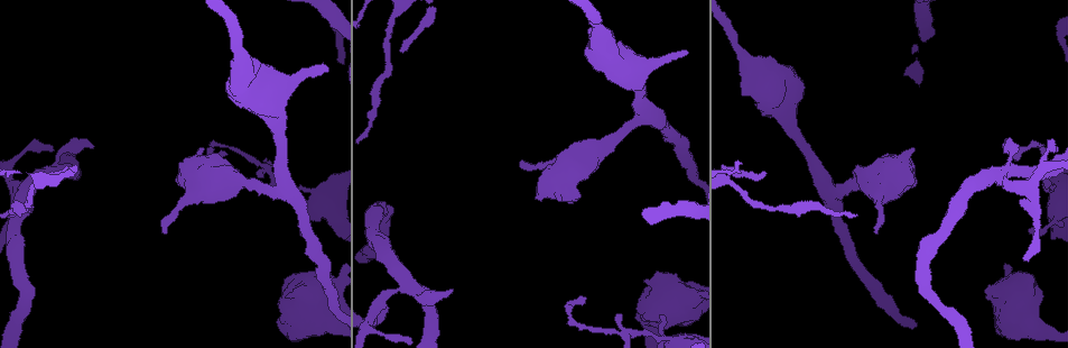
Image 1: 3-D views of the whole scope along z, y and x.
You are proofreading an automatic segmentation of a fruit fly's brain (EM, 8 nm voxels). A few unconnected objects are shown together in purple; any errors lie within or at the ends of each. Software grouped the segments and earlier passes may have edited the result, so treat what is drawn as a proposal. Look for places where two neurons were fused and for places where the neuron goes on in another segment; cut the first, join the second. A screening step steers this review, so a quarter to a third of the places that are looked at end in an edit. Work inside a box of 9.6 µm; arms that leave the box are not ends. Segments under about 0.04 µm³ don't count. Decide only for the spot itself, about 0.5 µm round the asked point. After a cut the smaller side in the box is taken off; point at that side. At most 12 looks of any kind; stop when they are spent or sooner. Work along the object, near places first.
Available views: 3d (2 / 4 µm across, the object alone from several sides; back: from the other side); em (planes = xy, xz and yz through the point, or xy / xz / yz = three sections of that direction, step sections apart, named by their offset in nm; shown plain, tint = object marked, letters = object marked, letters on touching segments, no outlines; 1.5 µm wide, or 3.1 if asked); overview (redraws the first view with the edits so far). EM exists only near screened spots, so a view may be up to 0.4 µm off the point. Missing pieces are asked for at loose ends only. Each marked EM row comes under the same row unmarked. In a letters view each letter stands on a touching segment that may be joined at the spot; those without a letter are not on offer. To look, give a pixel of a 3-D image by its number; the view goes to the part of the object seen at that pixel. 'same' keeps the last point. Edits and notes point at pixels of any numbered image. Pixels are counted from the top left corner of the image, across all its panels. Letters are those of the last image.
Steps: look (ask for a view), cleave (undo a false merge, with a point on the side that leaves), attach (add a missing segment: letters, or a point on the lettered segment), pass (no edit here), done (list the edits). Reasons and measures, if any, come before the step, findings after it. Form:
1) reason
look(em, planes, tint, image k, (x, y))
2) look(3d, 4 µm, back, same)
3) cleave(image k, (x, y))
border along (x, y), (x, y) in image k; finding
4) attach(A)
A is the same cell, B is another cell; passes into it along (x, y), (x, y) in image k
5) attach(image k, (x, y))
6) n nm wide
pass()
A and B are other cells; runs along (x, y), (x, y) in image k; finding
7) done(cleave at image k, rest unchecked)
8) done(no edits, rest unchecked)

tapers out
look(3d, 4 µm, image 1, (876, 233))

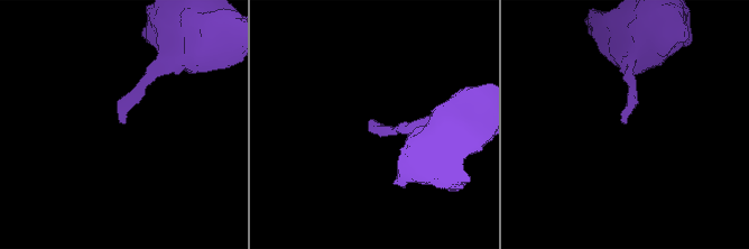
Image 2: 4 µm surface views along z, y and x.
look(em, xz, step 4, tint, image 2, (626, 123))

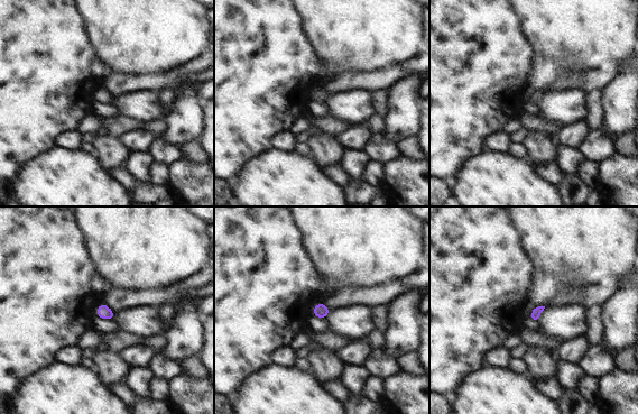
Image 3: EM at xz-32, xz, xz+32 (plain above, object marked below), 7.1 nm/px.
look(em, yz, step 8, letters, same)

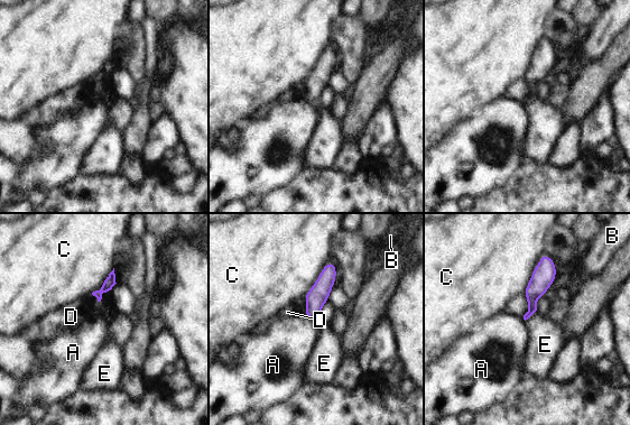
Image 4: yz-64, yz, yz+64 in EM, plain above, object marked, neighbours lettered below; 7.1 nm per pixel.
pass()
A, B, C, D and E are other cells; border along (536, 310), (525, 320) in image 4; no lettered segment goes on from it

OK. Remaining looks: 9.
free end
look(3d, 4 µm, image 1, (399, 50))

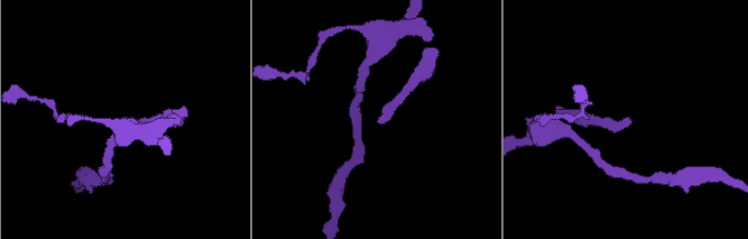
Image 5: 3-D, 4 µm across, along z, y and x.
look(em, planes, letters, image 5, (381, 122))

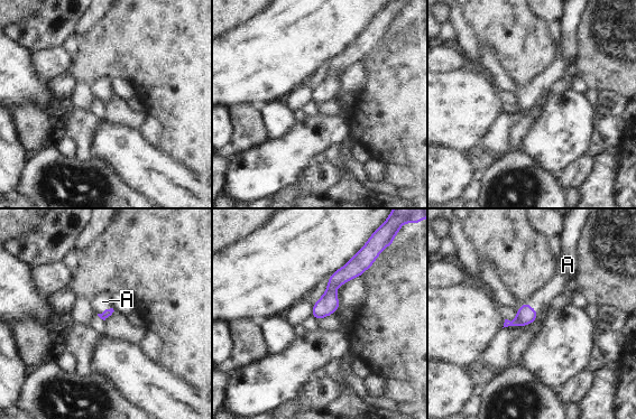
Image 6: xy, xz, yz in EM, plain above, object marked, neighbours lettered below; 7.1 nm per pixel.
A touches over 120 nm
attach(A)
A is the same cell; passes into it along (107, 313), (104, 310), (102, 301) in image 6; the neuron continues

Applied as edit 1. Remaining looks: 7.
look(overview)

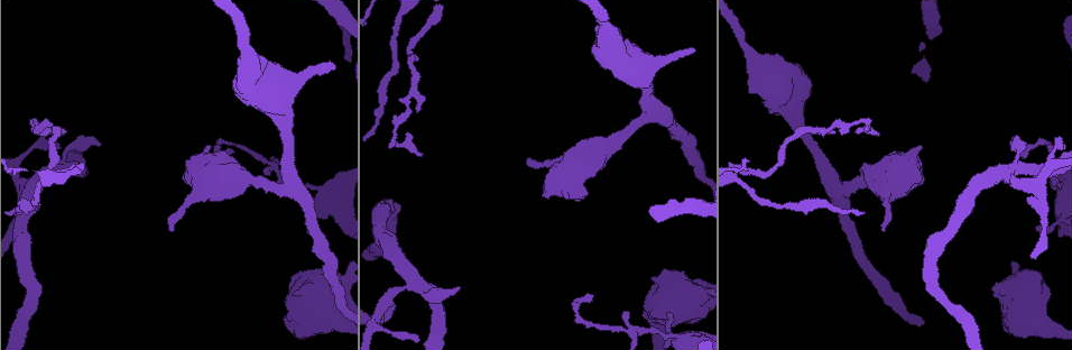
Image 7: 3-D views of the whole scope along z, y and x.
free end
look(em, xz, step 4, tint, image 7, (100, 142))

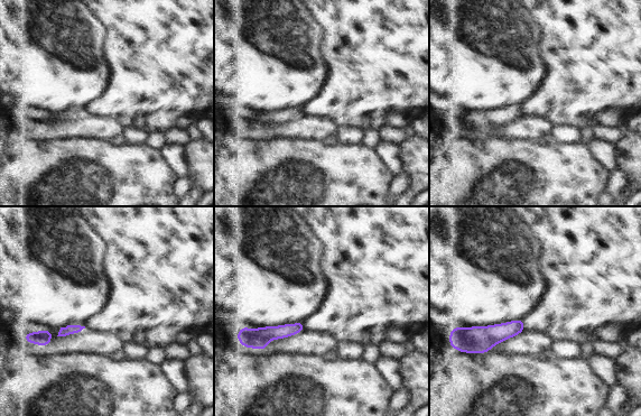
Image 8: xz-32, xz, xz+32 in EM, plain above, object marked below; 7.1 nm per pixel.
look(em, planes, letters, same)

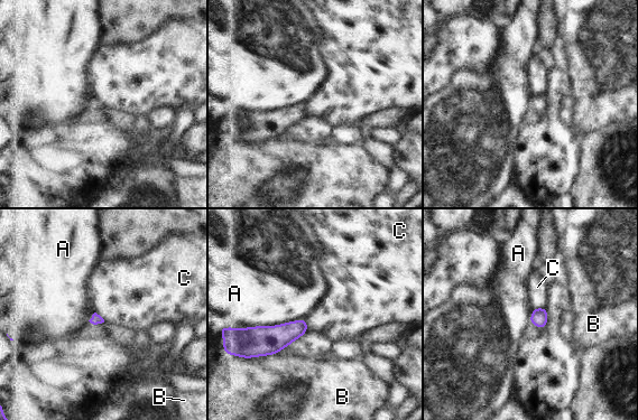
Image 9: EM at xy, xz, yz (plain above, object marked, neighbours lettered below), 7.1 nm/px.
pass()
A, B and C are other cells; border along (545, 306), (533, 309) in image 9; none of them fits

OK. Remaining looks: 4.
an open end
look(em, planes, letters, image 7, (920, 179))

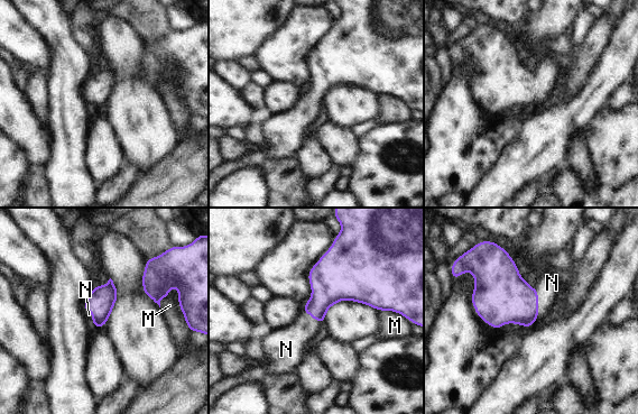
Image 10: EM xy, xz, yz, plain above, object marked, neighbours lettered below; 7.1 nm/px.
N touches over 260 nm
attach(N)
N is the same cell, M is another cell; the neuron continues

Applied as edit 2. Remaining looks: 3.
branch stops here
look(3d, 4 µm, image 7, (1038, 227))

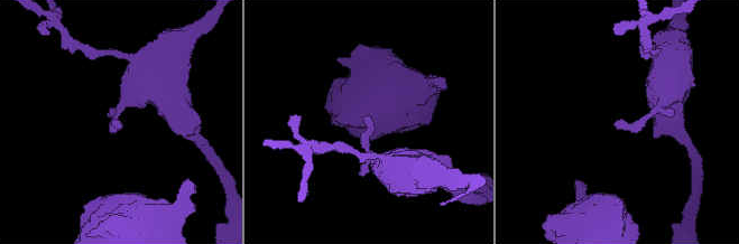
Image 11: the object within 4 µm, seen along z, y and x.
now the EM
look(em, planes, letters, image 11, (615, 122))

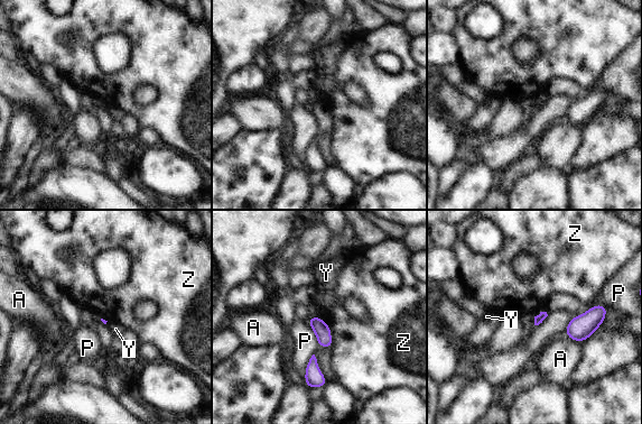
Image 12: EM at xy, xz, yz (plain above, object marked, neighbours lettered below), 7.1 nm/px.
pass()
A, P, Y and Z are other cells; border along (317, 316), (329, 328), (332, 347) in image 12; no lettered segment goes on from it

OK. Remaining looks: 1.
done(attach at image 6, attach at image 10, rest unchecked)

